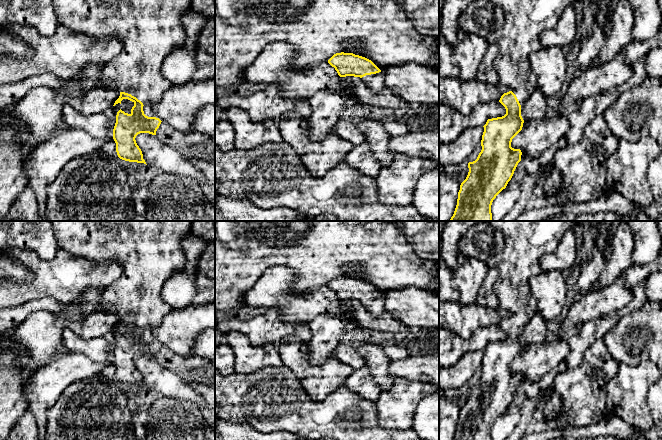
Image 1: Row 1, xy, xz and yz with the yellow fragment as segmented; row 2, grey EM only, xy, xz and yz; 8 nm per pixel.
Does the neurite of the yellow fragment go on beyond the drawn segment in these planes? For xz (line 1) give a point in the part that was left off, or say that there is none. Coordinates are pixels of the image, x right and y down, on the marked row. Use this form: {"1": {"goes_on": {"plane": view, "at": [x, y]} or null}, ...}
{"1": {"goes_on": {"plane": "xz", "at": [375, 82]}}}

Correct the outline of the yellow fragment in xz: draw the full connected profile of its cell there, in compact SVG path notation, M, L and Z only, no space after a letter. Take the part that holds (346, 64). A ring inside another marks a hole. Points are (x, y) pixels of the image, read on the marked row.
M336 53L328 63L335 68L340 77L360 77L366 87L379 93L385 88L385 77L381 70L369 59L353 53Z

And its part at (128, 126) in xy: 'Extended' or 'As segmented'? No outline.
Extended

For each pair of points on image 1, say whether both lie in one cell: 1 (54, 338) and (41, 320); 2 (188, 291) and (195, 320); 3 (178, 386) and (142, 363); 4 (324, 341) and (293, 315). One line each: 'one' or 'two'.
1: one
2: two
3: one
4: two

